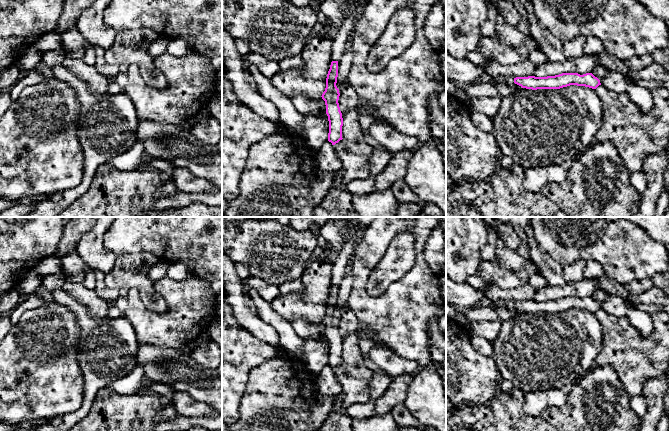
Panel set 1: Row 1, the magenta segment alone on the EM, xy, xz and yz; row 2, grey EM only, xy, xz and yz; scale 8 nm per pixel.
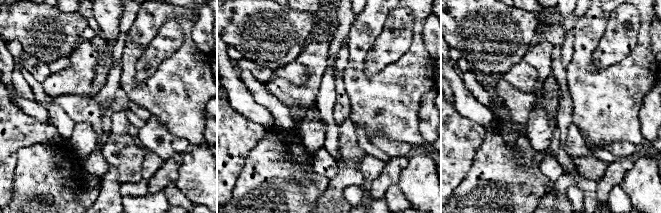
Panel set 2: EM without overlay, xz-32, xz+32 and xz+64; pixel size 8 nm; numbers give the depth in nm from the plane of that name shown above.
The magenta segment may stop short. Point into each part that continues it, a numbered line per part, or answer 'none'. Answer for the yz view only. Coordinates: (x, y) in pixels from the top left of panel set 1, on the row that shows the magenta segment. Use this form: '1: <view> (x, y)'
1: yz (501, 79)

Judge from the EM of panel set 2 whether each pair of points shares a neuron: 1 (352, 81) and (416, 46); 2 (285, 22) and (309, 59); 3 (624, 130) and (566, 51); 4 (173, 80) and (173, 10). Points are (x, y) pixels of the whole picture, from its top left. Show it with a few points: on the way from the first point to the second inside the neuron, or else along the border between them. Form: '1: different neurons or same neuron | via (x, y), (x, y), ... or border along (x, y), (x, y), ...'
1: same neuron | via (370, 82), (387, 82), (405, 64)
2: different neurons | border along (312, 39), (305, 45), (295, 60)
3: different neurons | border along (574, 35), (573, 56), (566, 69)
4: same neuron | via (187, 62), (187, 25)

